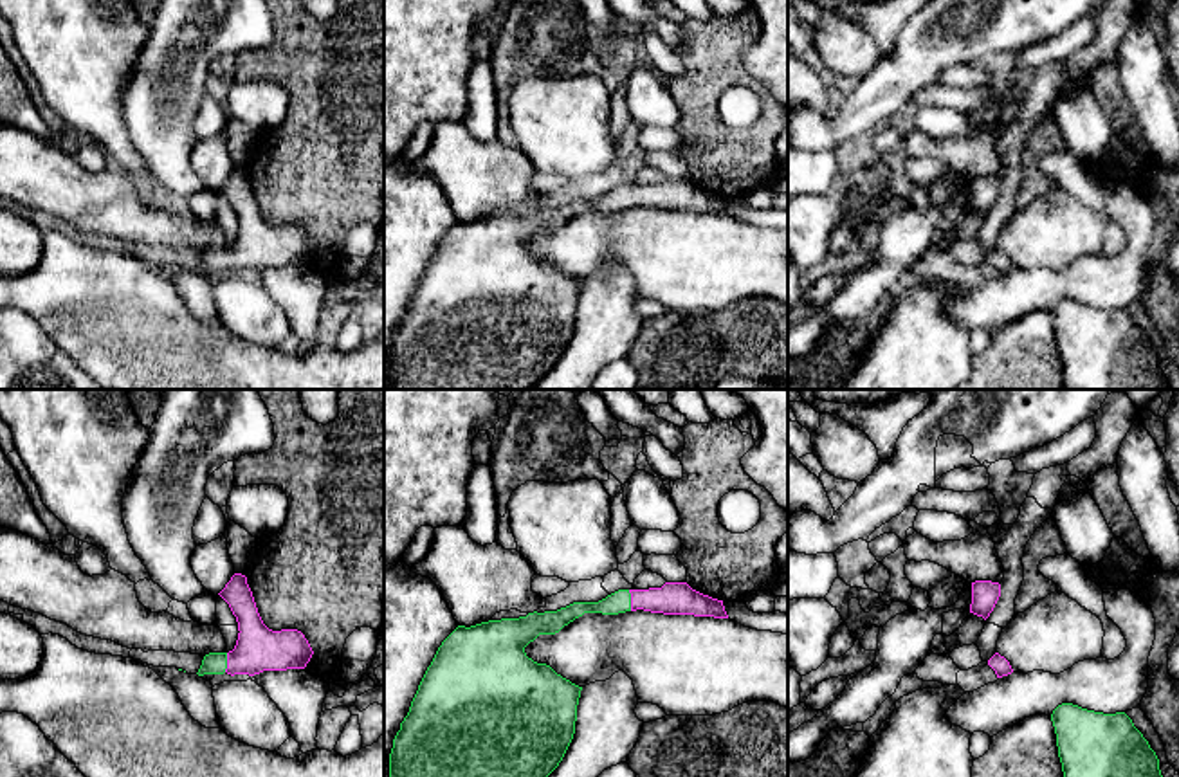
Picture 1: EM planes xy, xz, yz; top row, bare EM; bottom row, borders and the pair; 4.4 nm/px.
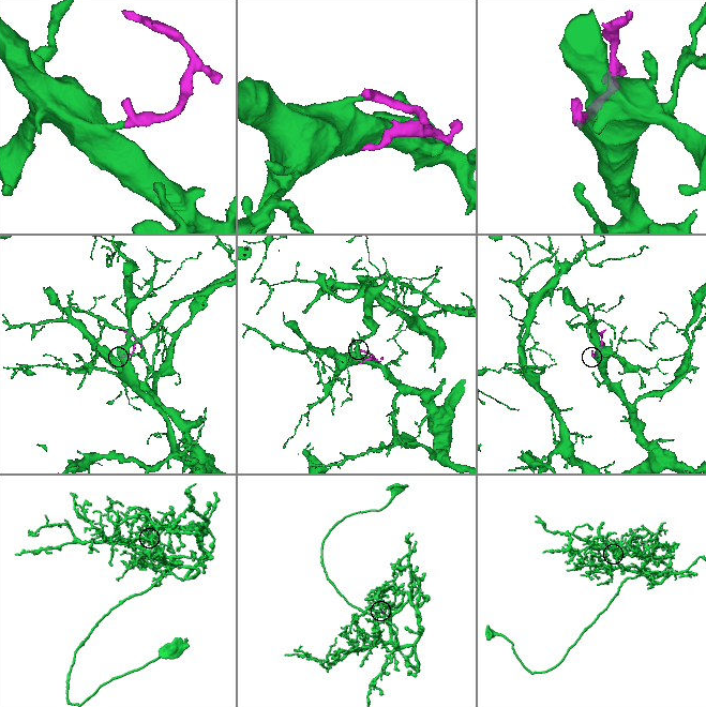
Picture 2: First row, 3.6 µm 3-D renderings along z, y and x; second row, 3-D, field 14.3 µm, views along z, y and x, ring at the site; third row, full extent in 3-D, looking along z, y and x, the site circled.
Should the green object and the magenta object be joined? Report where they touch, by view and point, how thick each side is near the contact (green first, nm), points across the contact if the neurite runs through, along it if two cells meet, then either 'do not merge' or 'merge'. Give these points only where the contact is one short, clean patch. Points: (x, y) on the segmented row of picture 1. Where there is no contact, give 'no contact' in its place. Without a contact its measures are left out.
contact xz (630, 601); calibres 100 and 140 nm; way xz (617, 603), (630, 601), (673, 597); merge

